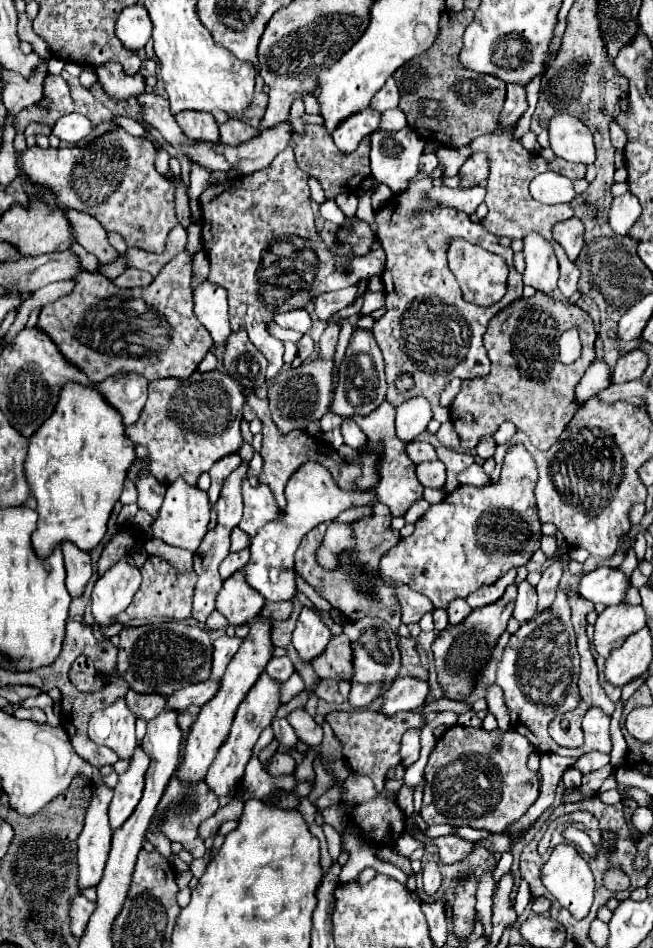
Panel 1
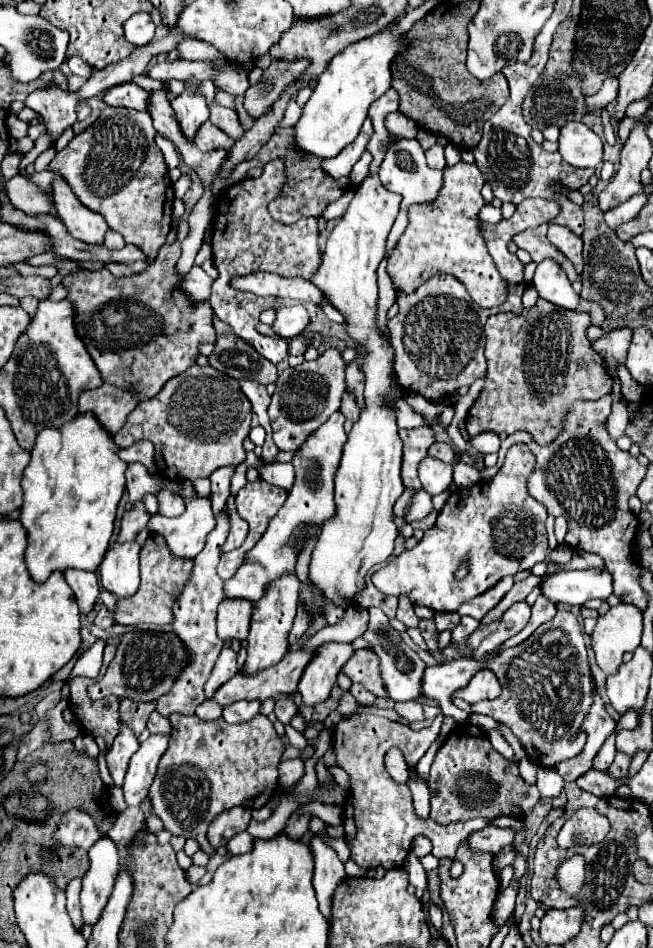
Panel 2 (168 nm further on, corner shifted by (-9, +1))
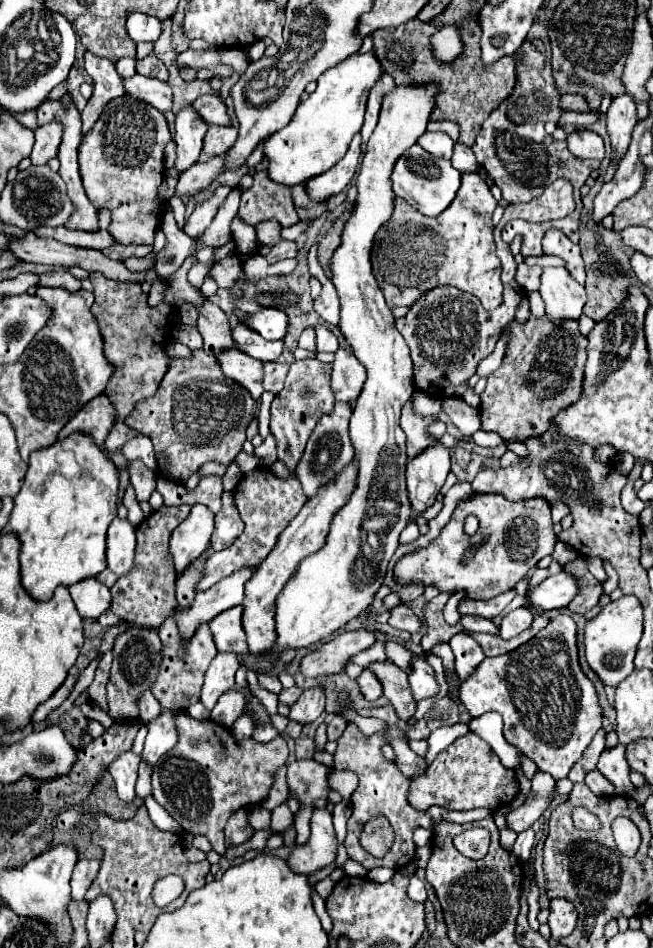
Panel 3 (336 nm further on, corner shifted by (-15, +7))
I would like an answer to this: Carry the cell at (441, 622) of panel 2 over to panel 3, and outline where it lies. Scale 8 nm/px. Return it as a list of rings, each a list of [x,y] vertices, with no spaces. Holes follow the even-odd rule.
[[[463,615],[459,621],[467,631],[483,631],[483,633],[497,633],[497,627],[483,617],[475,617],[475,615]]]

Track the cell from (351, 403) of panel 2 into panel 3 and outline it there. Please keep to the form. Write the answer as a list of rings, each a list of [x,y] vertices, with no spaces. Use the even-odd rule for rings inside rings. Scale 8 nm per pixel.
[[[337,349],[335,361],[333,361],[333,375],[331,375],[331,387],[333,387],[335,399],[353,405],[363,389],[365,379],[367,379],[367,371],[357,361],[353,351]]]

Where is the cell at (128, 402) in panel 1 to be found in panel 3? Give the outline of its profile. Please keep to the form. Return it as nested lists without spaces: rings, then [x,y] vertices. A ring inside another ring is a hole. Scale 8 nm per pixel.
[[[101,393],[95,399],[91,399],[91,403],[87,403],[59,433],[59,439],[75,433],[75,431],[85,431],[91,433],[95,443],[99,447],[103,447],[111,427],[115,423],[115,405],[111,403],[111,399]]]

